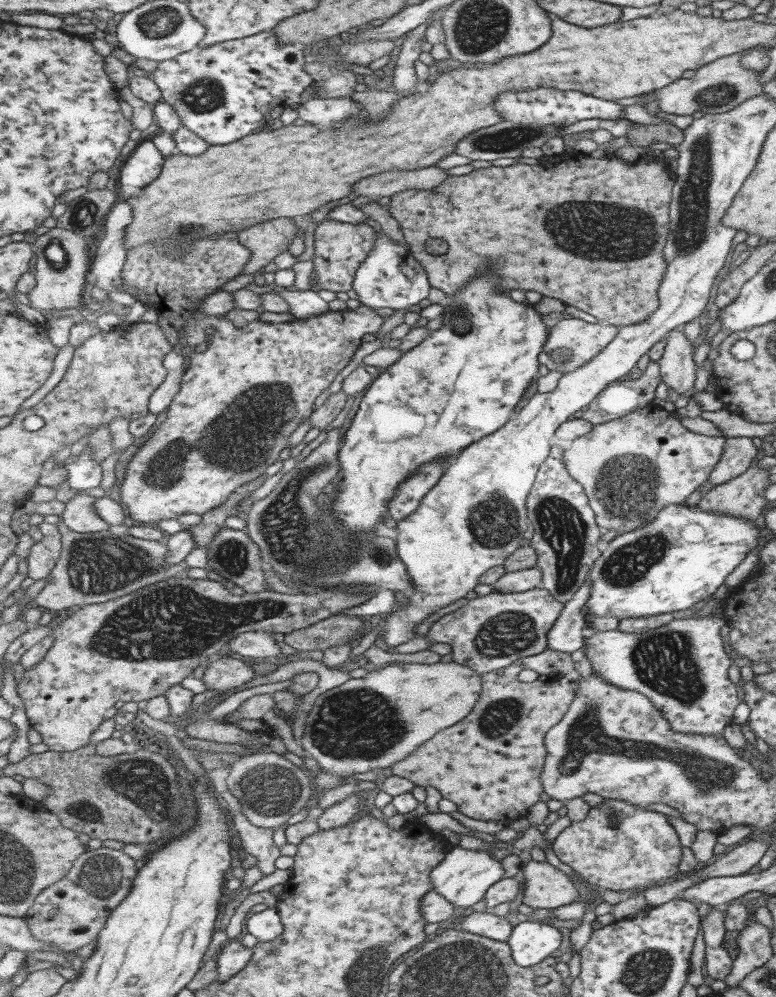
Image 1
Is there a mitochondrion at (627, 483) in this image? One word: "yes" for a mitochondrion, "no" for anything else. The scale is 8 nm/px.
yes

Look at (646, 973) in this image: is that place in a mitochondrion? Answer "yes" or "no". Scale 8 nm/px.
yes

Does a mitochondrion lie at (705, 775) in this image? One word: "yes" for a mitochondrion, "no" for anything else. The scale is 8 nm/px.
yes

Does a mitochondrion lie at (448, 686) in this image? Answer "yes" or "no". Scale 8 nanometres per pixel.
no

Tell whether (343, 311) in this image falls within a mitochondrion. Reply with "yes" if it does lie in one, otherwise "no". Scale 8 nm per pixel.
no

